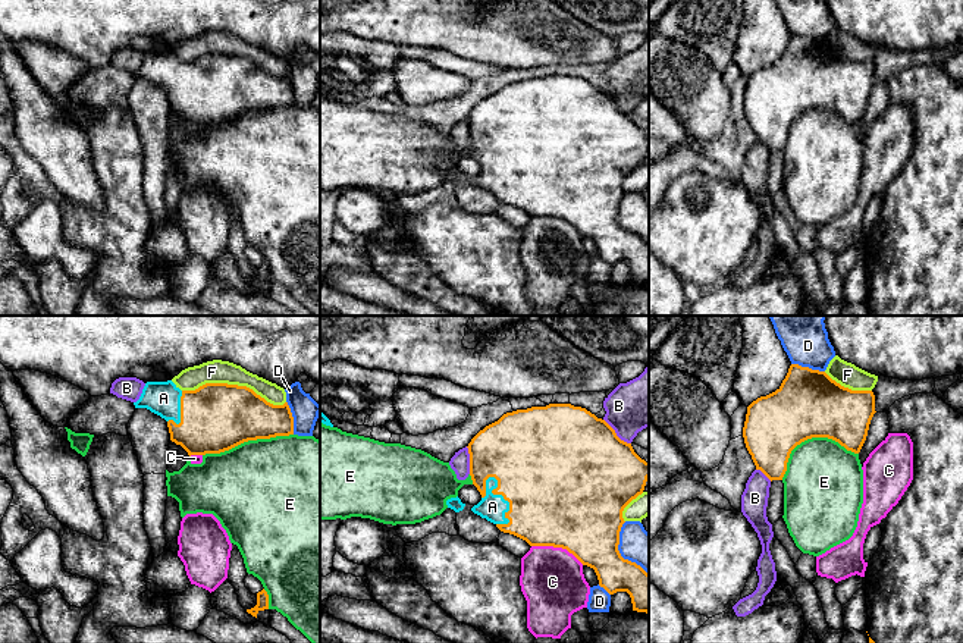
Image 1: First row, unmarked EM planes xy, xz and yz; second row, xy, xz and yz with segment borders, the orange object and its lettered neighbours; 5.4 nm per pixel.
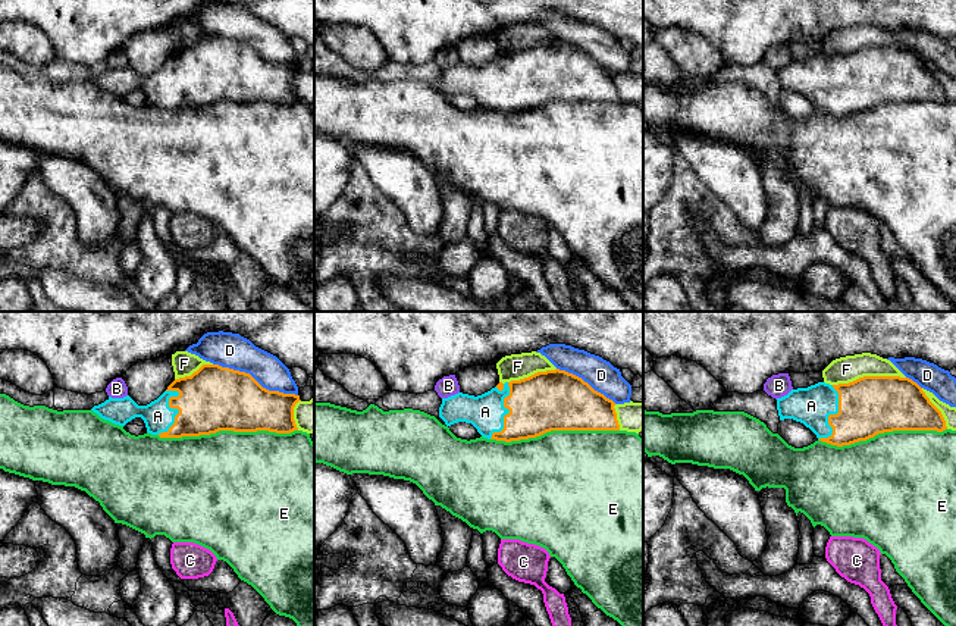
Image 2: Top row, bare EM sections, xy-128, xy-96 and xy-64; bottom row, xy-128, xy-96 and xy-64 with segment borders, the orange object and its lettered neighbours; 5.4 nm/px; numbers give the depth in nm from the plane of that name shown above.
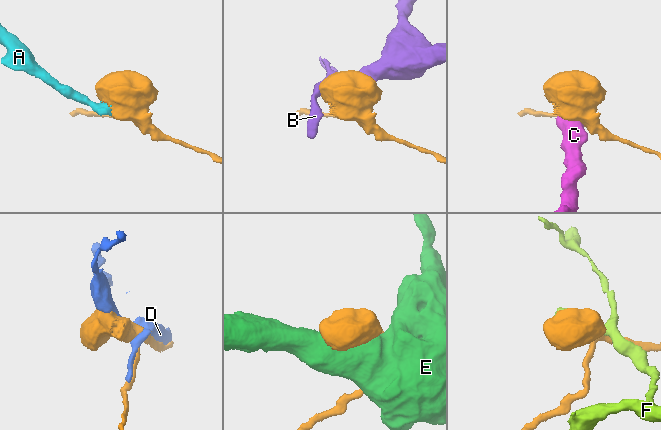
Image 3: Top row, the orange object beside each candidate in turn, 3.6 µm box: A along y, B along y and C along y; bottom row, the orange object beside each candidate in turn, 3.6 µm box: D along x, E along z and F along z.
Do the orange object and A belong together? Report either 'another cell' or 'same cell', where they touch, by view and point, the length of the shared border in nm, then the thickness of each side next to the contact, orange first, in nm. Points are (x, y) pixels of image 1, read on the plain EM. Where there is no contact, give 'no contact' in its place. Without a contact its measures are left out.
same cell; contact xz (502, 166); length 280 nm; calibres 500 and 140 nm

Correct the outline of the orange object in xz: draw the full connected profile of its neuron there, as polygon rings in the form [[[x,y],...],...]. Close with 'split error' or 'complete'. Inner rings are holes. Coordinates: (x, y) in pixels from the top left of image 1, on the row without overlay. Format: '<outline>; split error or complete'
[[[549,75],[546,78],[531,78],[527,81],[517,81],[504,85],[498,92],[486,97],[480,101],[468,115],[470,125],[470,147],[473,156],[482,166],[482,172],[471,179],[471,182],[482,189],[493,194],[501,203],[514,206],[526,211],[530,217],[553,217],[567,220],[573,225],[583,236],[595,241],[599,257],[603,258],[609,266],[617,263],[627,263],[631,269],[633,282],[649,285],[649,245],[636,233],[624,230],[618,222],[619,203],[625,194],[622,189],[624,179],[643,164],[646,153],[649,150],[649,134],[642,131],[633,120],[631,115],[621,112],[615,101],[602,90],[581,78],[571,75]]]; split error

